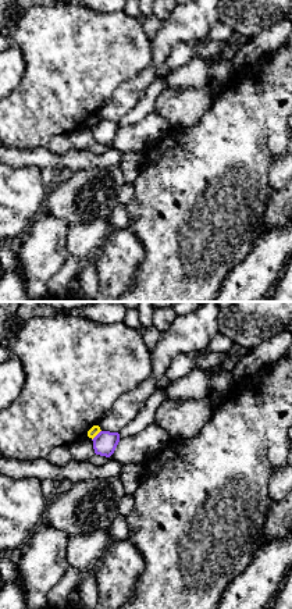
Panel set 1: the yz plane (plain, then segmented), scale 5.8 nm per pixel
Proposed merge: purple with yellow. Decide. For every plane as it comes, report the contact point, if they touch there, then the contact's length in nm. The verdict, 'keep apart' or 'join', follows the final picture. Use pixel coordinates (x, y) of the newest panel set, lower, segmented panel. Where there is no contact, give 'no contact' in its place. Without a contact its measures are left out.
contact (96, 435); length 80 nm

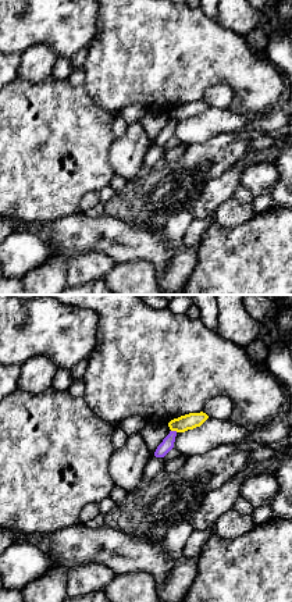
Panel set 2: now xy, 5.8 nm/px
contact (174, 431); length 40 nm

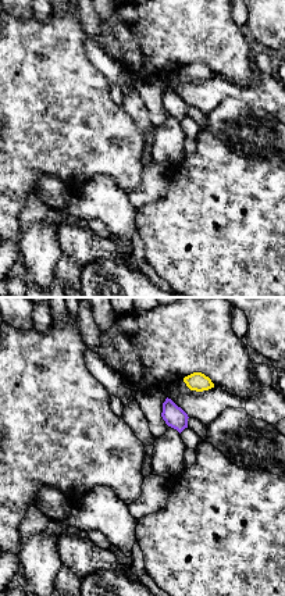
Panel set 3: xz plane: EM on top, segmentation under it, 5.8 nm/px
no contact

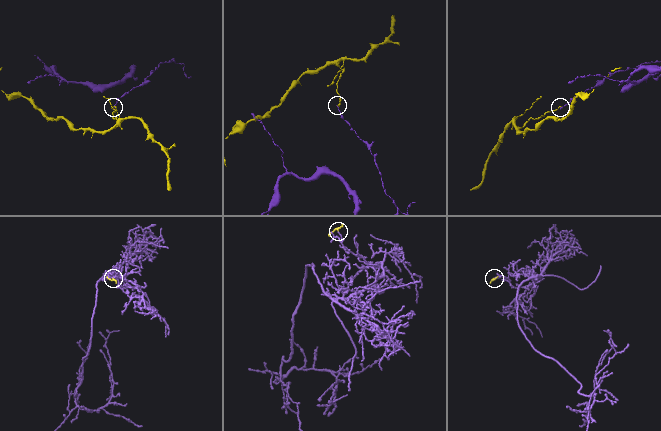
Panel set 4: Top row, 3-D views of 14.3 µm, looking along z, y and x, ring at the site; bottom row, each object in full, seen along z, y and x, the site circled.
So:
keep apart

